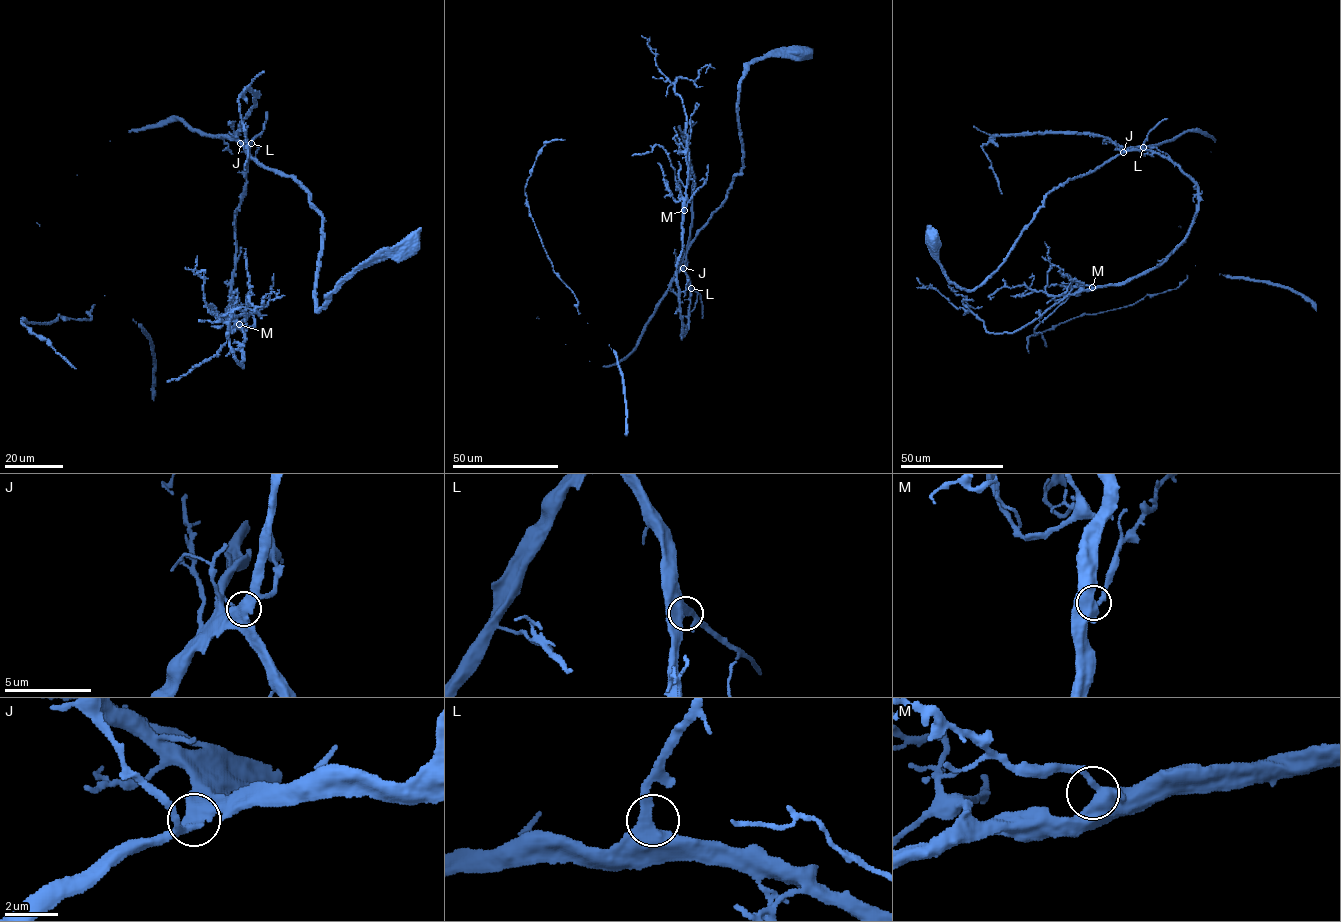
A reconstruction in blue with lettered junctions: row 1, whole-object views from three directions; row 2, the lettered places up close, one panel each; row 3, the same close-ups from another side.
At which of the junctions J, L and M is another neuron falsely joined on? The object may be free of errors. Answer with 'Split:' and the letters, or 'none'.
Split: none

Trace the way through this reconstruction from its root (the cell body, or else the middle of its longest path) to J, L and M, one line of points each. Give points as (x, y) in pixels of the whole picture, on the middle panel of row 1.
J: (805, 54), (766, 54), (748, 65), (738, 105), (743, 168), (733, 176), (726, 199), (688, 248), (683, 268)
L: (805, 54), (766, 54), (743, 75), (737, 125), (743, 168), (688, 248), (683, 269), (691, 288)
M: (805, 54), (766, 54), (743, 75), (743, 168), (688, 248), (689, 323), (682, 336), (676, 264), (684, 210)

